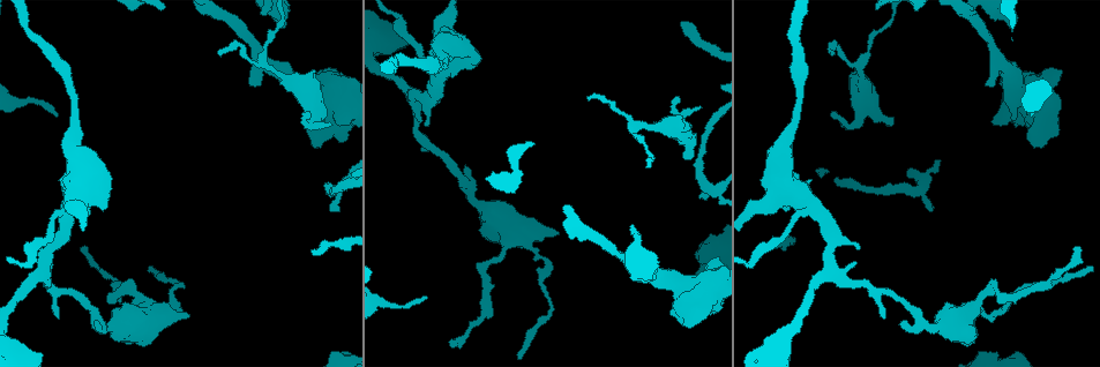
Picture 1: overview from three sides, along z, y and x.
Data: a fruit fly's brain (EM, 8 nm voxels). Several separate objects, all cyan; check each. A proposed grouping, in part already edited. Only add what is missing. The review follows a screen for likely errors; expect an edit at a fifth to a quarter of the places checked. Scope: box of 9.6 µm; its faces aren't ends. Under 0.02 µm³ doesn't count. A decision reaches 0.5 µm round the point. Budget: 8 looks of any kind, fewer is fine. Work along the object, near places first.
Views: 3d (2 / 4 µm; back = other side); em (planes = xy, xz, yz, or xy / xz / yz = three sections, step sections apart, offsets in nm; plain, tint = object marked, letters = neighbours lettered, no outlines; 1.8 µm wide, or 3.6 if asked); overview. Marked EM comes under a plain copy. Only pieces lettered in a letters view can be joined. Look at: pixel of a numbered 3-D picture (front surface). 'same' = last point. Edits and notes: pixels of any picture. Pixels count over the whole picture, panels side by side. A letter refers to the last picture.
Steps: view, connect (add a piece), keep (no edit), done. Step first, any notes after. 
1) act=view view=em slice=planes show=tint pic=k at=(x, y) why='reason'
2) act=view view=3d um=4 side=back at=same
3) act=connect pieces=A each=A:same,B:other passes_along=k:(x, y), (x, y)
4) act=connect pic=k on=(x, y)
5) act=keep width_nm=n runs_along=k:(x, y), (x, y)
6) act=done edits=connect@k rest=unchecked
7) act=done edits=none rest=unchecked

act=view view=em um=3.6 slice=xy step=8 show=letters pic=1 at=(841, 126) why='branch stops here'

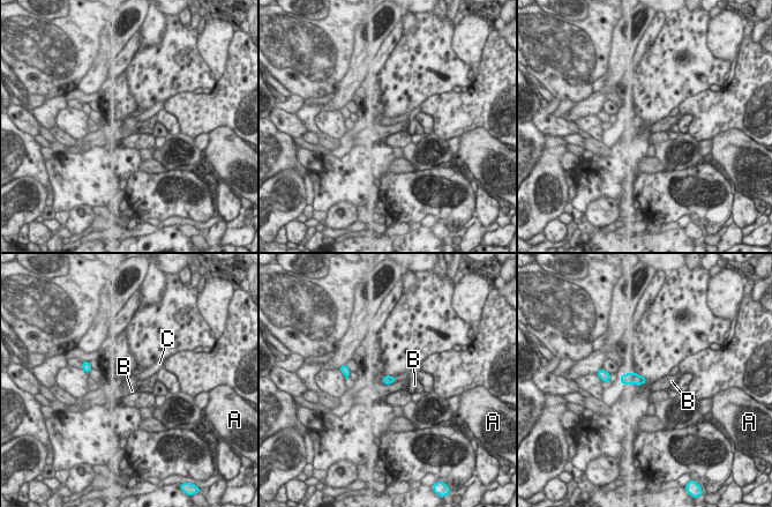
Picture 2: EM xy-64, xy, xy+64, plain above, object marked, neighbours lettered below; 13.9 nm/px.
act=connect pieces=C each=A:other,B:other,C:same passes_along=2:(387, 379), (395, 379), (403, 375) found='the cell continues'

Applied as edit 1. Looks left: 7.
act=view view=overview why='redraw'

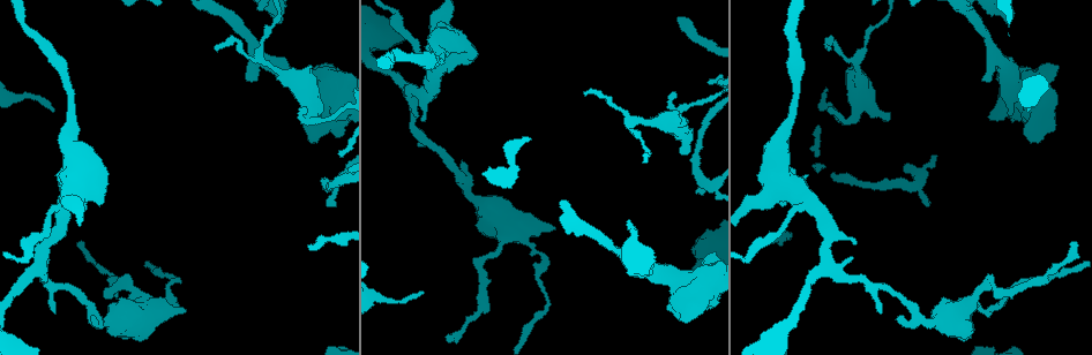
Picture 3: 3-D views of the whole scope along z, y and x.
act=view view=em slice=planes show=letters pic=3 at=(929, 204) why='an open end'

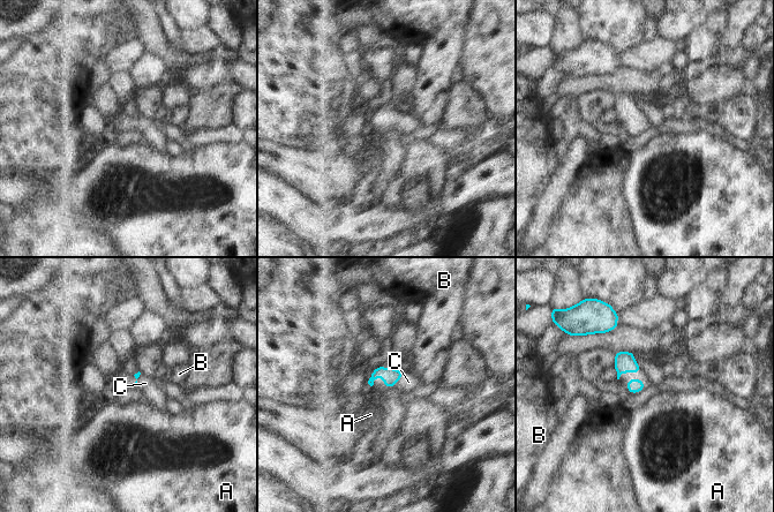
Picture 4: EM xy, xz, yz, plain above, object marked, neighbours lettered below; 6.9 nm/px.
act=connect pieces=C each=A:other,B:other,C:same found='the cell continues'

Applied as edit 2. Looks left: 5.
act=view view=3d um=4 pic=3 at=(344, 113) why='sudden change in width'

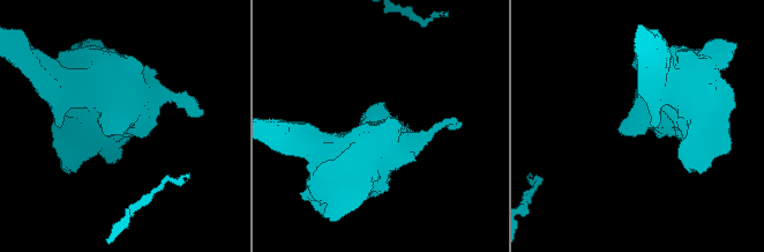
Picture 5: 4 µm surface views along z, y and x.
act=view view=em um=3.6 slice=planes show=letters pic=5 at=(379, 121) why='shape alone is not enough'

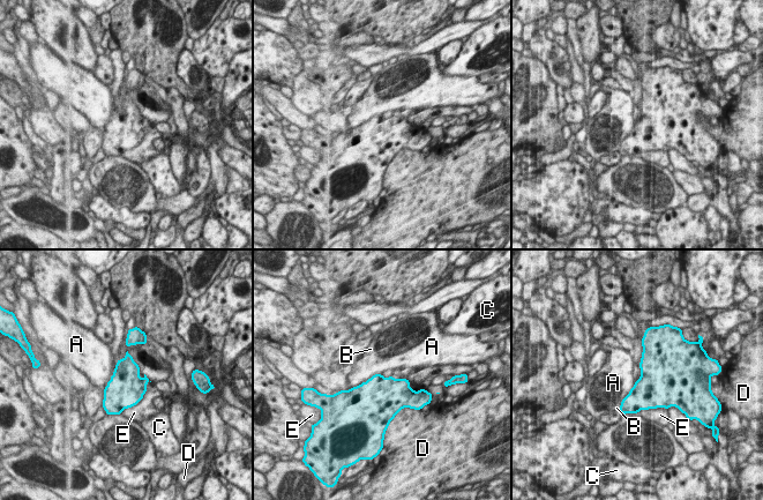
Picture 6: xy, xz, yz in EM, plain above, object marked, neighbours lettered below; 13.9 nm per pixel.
act=keep each=A:other,B:other,C:other,D:other,E:other border=6:(381, 373), (374, 373), (352, 388) found='no lettered piece goes on from it'

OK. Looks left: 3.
act=view view=em slice=xz step=16 show=tint pic=3 at=(1028, 109) why='thin end'

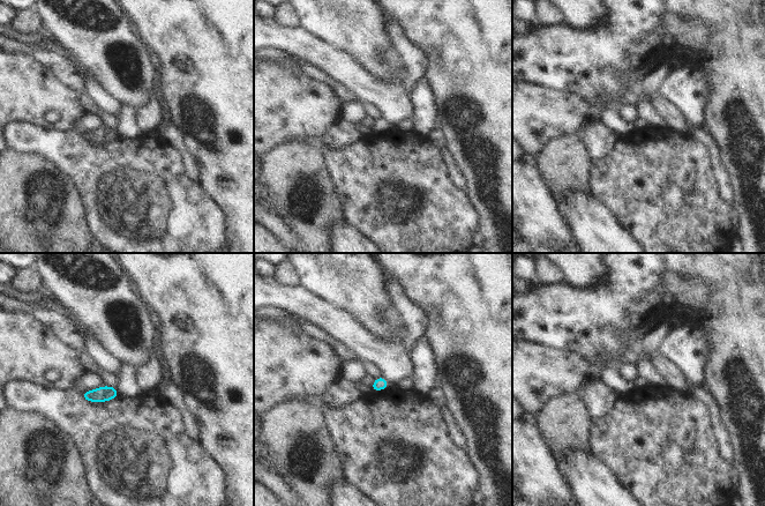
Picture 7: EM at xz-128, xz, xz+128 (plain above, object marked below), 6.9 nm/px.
act=view view=em slice=planes show=letters at=same why='cut it another way'

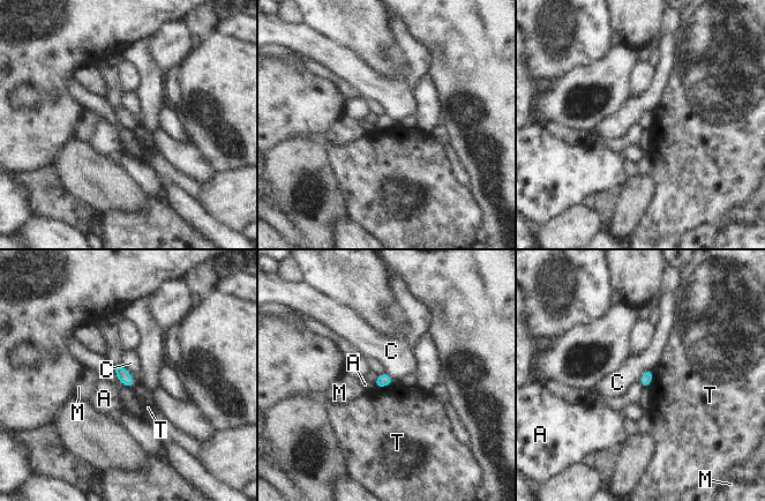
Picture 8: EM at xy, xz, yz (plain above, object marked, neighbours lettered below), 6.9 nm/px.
act=keep width_nm=80 each=A:other,C:other,M:other,T:other border=8:(121, 366), (129, 373), (134, 382) found='none of them fits'

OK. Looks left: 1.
act=done edits=connect@2,connect@4 rest=unchecked

